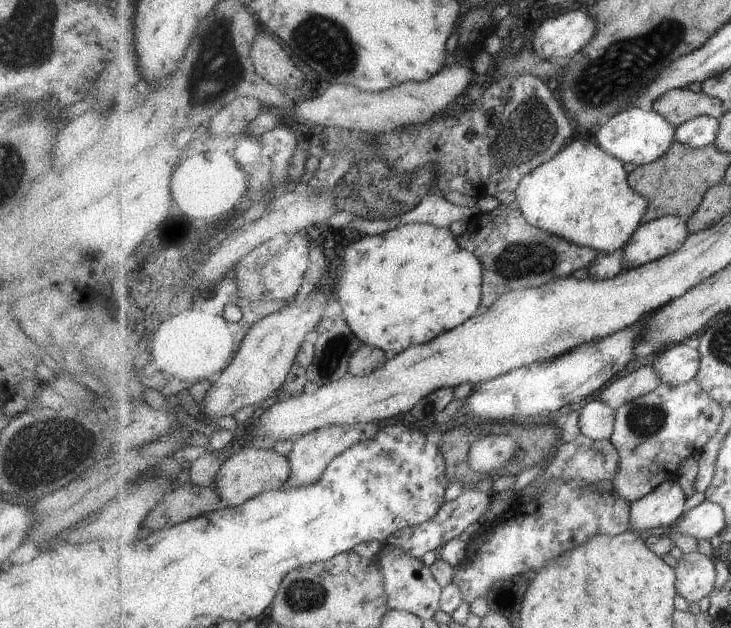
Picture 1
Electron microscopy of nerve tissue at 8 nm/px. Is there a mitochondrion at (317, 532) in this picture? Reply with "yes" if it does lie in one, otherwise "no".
no

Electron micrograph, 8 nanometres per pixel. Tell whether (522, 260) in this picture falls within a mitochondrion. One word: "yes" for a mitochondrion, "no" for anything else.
yes

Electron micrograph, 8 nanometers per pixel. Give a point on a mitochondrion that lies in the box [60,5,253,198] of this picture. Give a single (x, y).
(219, 67)

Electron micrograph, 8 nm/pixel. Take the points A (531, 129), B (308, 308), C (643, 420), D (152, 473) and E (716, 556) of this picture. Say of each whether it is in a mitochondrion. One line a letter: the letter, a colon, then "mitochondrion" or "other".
A: mitochondrion
B: other
C: mitochondrion
D: other
E: other

